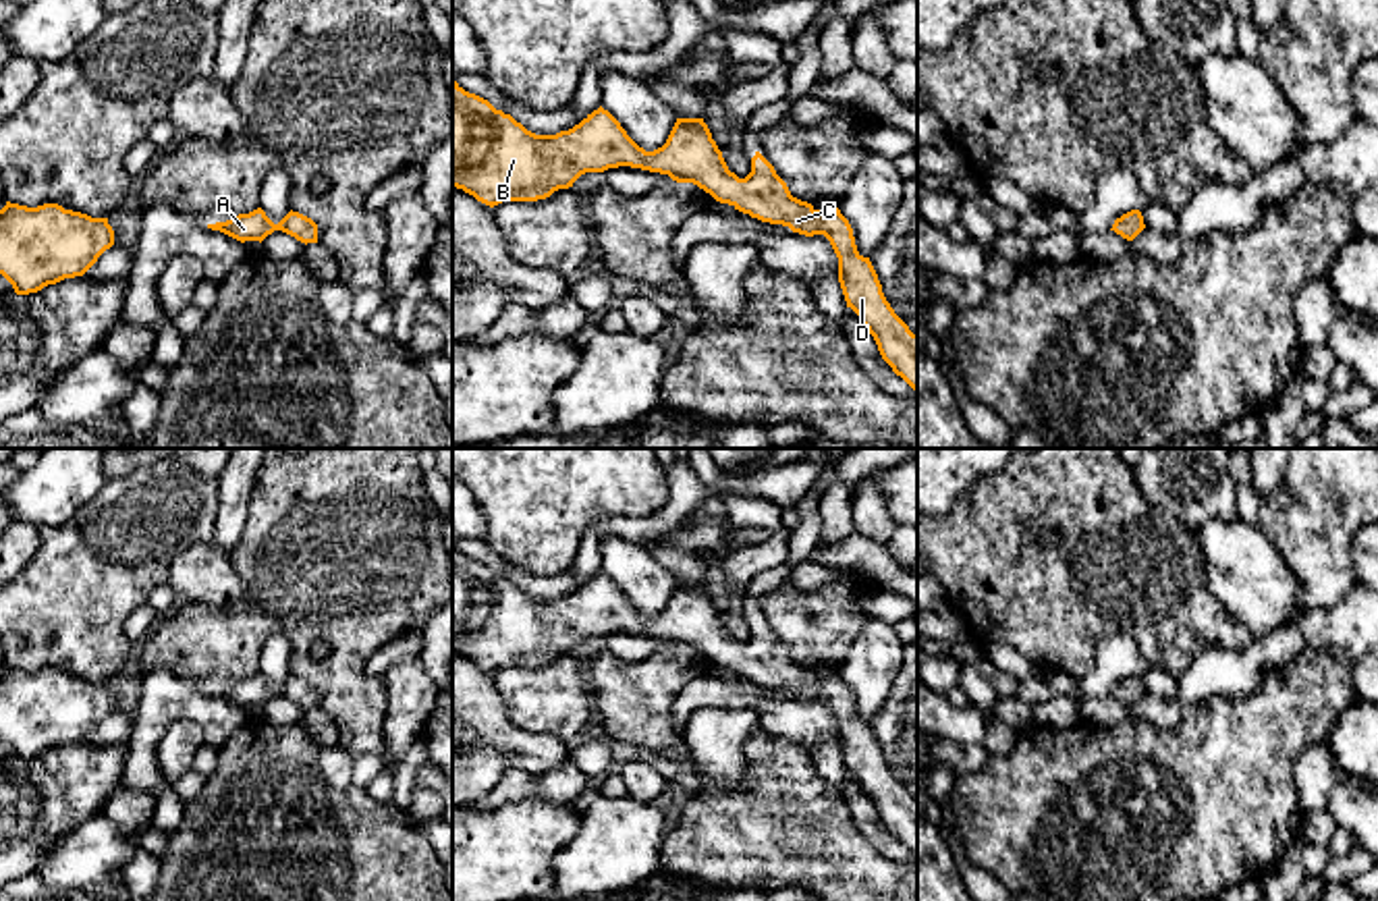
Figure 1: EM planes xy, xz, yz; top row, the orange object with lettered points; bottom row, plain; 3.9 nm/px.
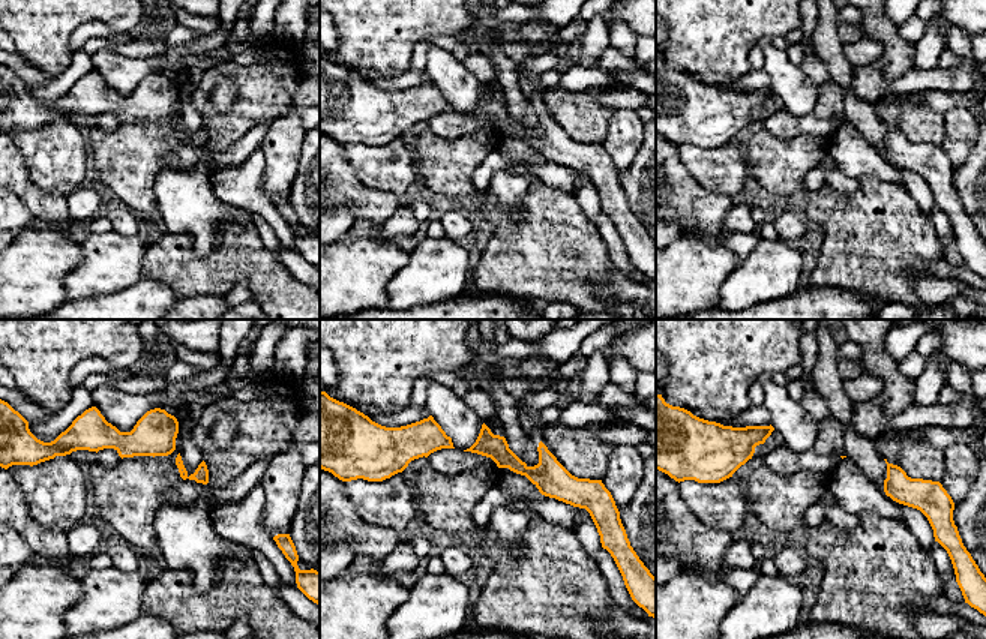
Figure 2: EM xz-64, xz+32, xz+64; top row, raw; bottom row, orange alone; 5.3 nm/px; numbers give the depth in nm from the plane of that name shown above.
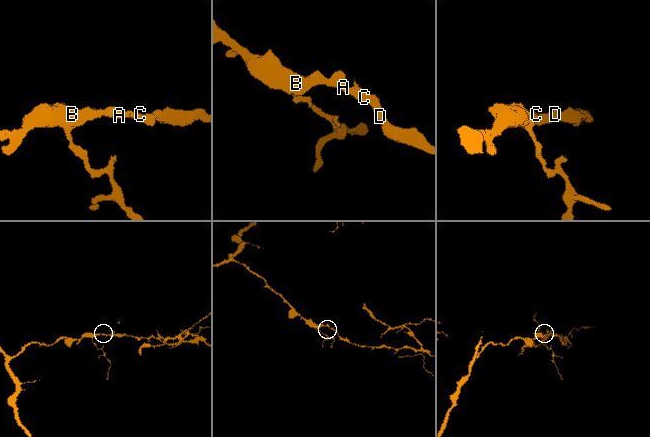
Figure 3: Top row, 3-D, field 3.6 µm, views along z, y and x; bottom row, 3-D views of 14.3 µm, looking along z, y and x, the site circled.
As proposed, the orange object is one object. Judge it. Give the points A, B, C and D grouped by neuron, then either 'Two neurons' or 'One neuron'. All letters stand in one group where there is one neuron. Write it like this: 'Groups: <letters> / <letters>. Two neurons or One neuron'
Groups: A B C D. One neuron

